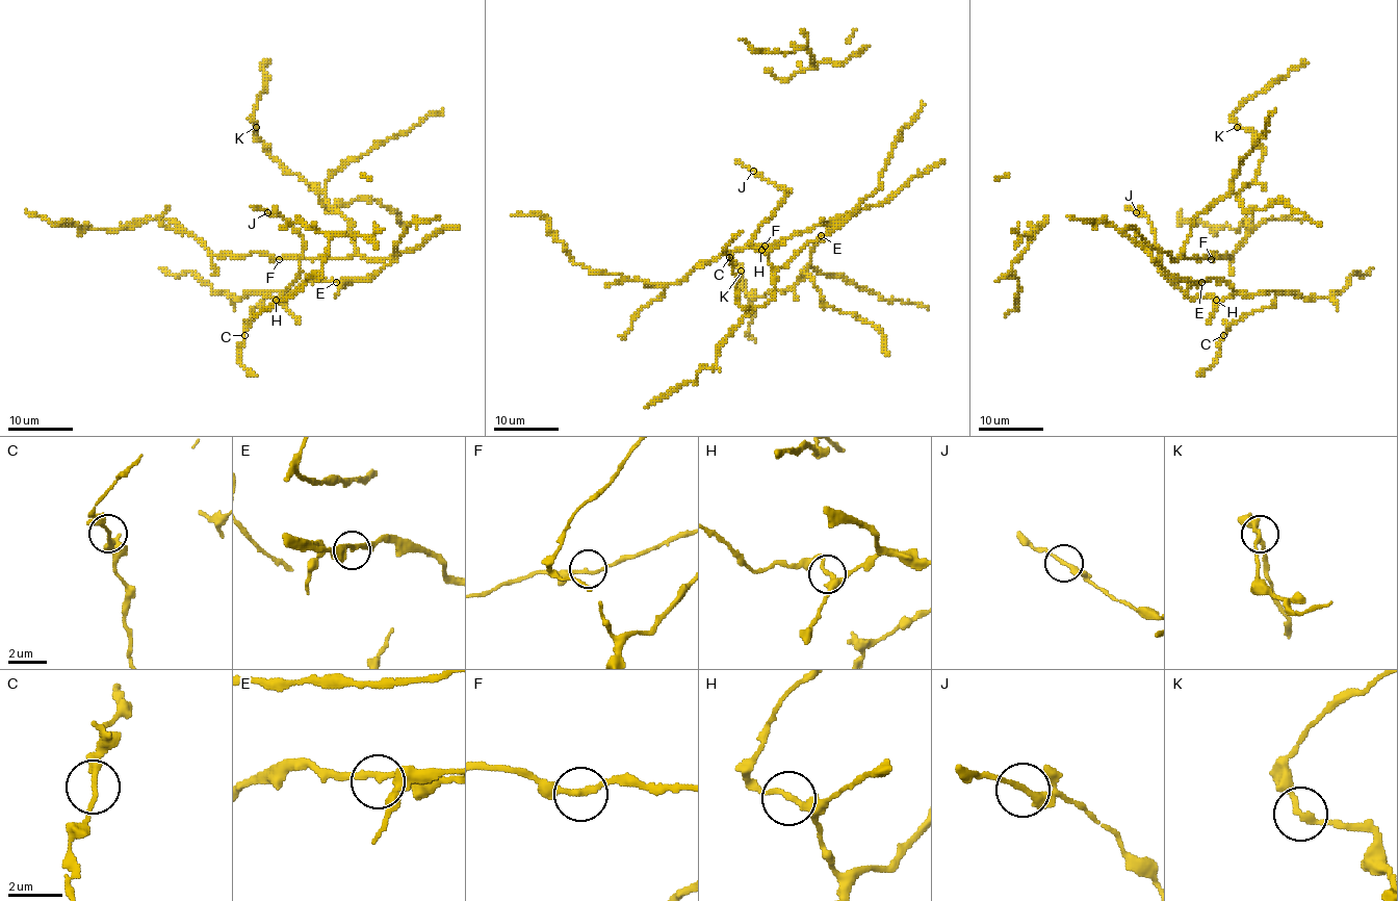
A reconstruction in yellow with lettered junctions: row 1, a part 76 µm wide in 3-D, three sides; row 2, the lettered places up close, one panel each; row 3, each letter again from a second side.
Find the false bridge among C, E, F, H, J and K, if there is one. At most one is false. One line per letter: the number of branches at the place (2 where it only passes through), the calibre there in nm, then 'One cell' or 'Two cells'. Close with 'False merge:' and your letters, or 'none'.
C: Branches: 2. Thickness 180 nm. One cell
E: Branches: 2. Thickness 220 nm. One cell
F: Branches: 2. Thickness 200 nm. One cell
H: Branches: 2. Thickness 200 nm. One cell
J: Branches: 2. Thickness 200 nm. One cell
K: Branches: 2. Thickness 200 nm. One cell
False merge: none

